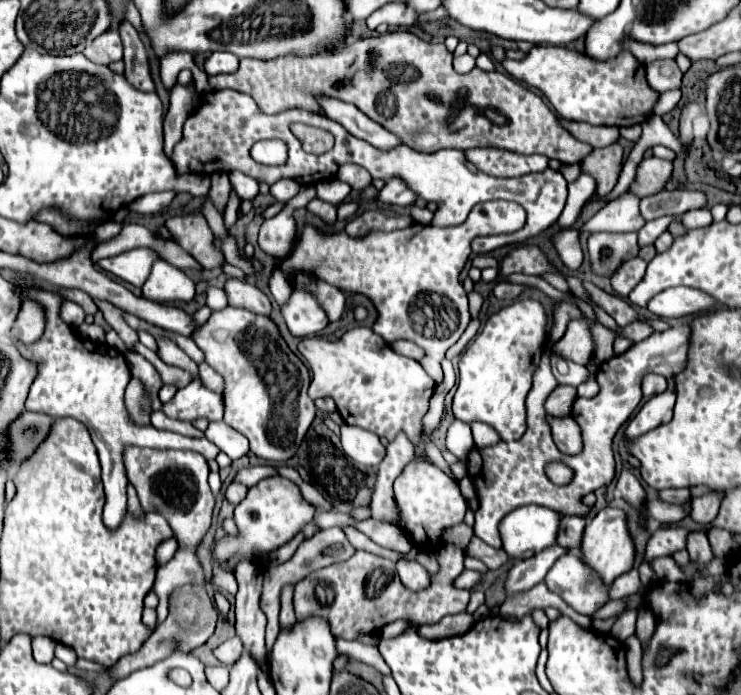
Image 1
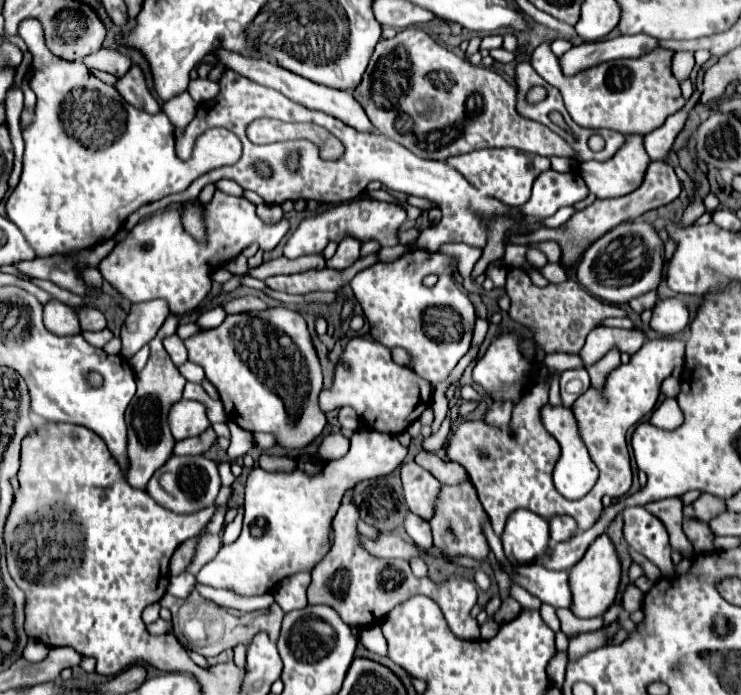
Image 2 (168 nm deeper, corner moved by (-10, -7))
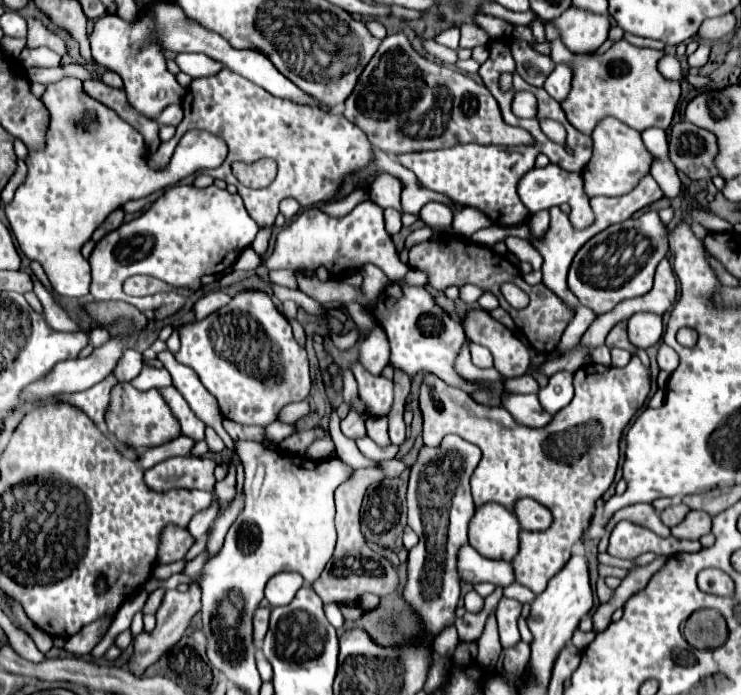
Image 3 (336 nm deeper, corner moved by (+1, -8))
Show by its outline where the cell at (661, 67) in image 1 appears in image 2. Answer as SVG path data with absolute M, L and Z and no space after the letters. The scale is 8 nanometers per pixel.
M682 51L682 53L676 53L676 55L674 55L672 71L674 71L674 77L676 77L678 81L684 81L684 79L690 75L690 71L692 71L692 67L694 67L692 59L694 59L694 51Z

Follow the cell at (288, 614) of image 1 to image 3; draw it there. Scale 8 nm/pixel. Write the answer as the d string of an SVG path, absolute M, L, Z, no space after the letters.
M281 572L281 574L275 574L267 582L265 598L269 600L271 608L285 606L285 604L289 604L295 598L295 594L297 594L297 590L301 586L303 586L301 574L297 574L297 572Z

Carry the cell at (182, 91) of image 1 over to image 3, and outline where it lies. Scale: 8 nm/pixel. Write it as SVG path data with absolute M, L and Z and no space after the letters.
M179 54L177 64L179 64L181 72L189 74L191 78L213 76L223 68L223 64L217 64L203 54Z

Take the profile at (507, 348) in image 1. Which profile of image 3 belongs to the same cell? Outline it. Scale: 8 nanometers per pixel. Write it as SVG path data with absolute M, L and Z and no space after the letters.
M469 344L471 348L471 362L477 366L477 368L493 368L493 356L487 348L479 346L479 344Z

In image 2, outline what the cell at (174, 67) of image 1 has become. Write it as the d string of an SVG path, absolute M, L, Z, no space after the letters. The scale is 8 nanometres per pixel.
M186 91L180 97L174 97L172 101L166 101L162 105L162 111L168 115L174 129L186 129L188 123L192 121L192 117L196 115L196 103L192 101L192 97Z

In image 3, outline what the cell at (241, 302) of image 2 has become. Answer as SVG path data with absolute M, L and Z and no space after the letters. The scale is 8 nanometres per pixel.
M217 290L217 292L209 292L207 296L203 296L201 300L195 302L193 310L195 310L195 316L197 320L203 320L207 318L209 314L213 314L215 310L219 310L221 306L227 306L231 302L231 296L227 296L225 292Z

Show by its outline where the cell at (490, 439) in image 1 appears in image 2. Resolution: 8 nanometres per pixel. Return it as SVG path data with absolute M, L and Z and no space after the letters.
M494 401L486 413L486 419L490 425L500 427L500 425L508 425L510 415L512 415L512 401Z

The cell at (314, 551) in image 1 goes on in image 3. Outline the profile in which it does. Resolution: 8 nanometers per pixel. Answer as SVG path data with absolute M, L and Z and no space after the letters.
M259 607L255 610L253 616L253 640L255 640L255 644L261 644L261 640L264 639L269 629L270 614L270 608Z

